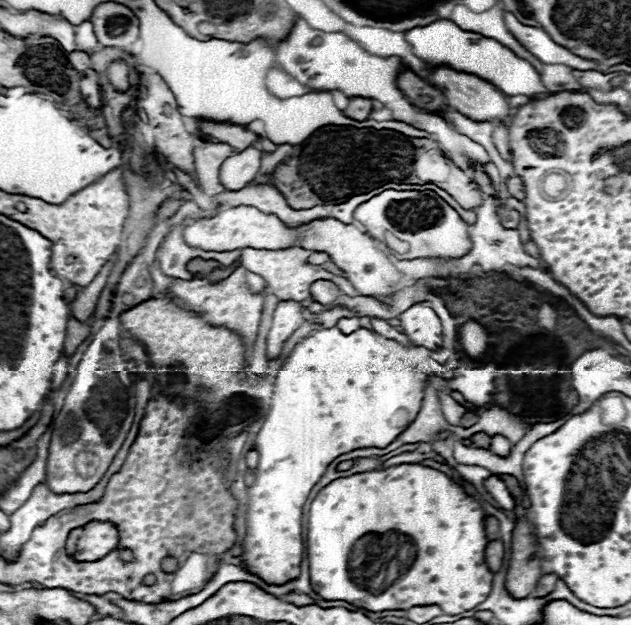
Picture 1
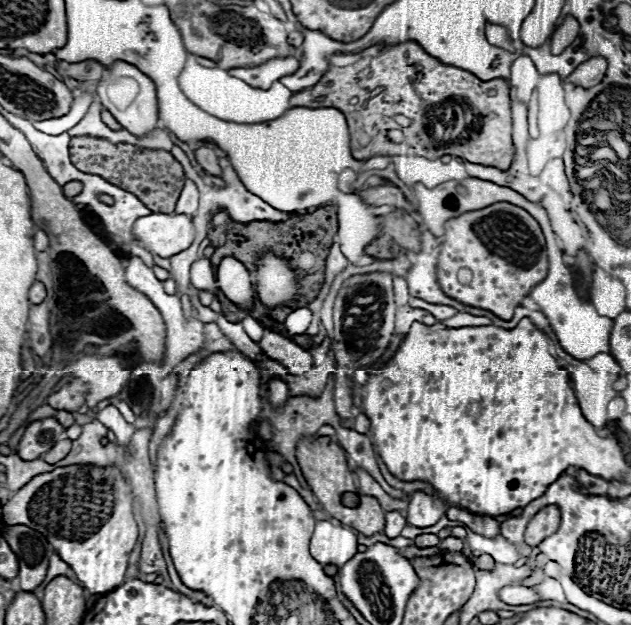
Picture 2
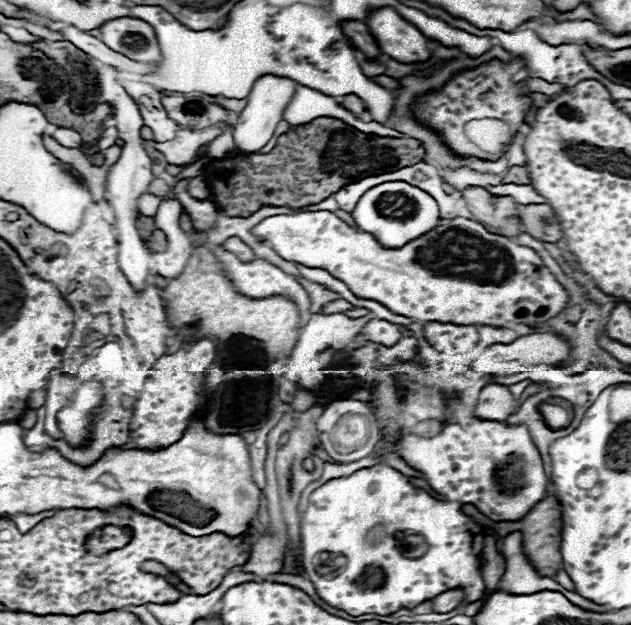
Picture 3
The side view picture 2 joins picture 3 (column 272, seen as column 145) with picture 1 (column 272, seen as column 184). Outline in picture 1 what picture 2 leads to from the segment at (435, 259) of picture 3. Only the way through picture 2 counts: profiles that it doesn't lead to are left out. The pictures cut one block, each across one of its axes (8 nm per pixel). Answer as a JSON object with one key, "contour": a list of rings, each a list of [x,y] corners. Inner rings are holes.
{"contour":[[[234,206],[234,208],[218,208],[214,216],[194,220],[184,228],[184,240],[190,248],[200,248],[208,252],[226,252],[226,250],[238,250],[238,248],[266,248],[266,250],[278,250],[298,244],[296,228],[284,224],[272,214],[262,214],[260,210],[252,206]]]}

